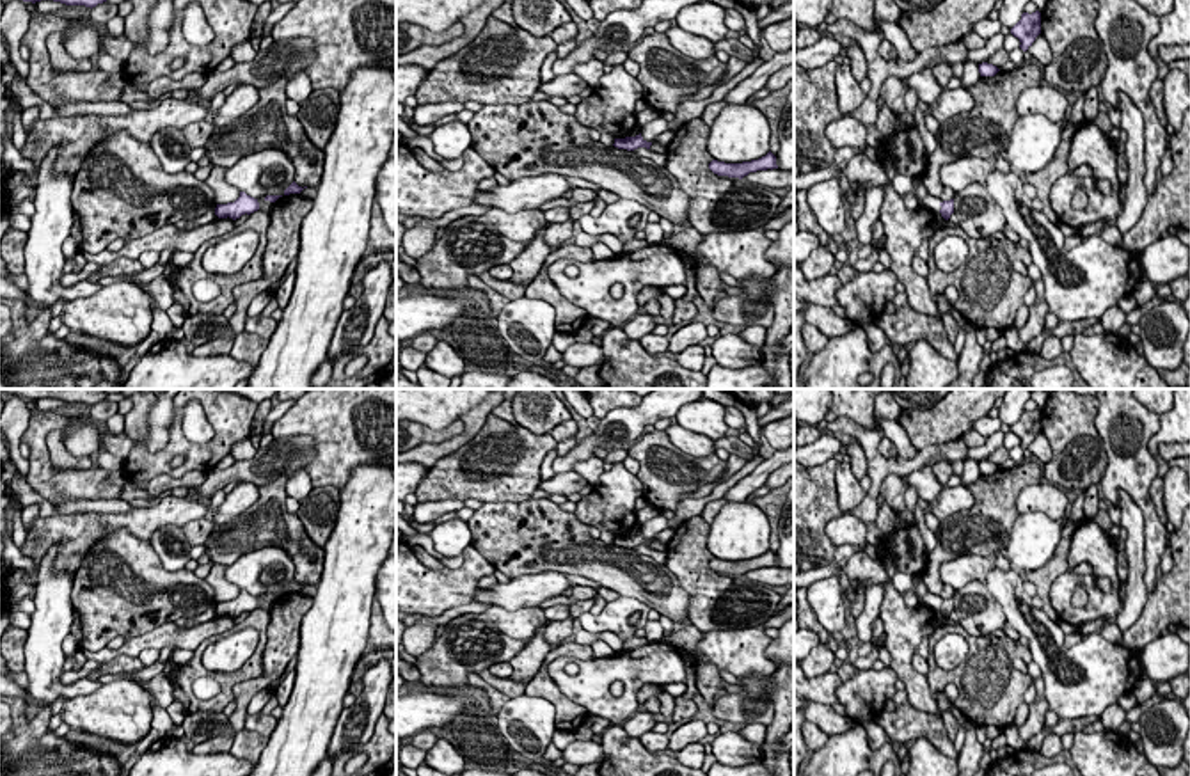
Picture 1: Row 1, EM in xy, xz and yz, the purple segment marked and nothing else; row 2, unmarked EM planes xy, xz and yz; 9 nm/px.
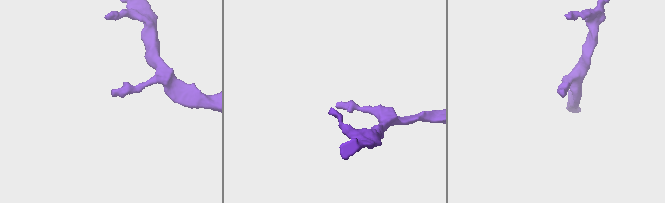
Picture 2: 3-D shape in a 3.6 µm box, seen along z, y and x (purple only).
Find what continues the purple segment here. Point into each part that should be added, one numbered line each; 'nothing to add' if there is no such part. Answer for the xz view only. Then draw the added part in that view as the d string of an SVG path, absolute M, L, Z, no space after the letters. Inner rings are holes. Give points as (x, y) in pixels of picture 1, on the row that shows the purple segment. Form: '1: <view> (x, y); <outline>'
nothing to add

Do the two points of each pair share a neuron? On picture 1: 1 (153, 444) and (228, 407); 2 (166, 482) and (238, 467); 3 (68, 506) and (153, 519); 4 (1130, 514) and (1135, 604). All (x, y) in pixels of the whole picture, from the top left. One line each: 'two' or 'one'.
1: two
2: two
3: two
4: one

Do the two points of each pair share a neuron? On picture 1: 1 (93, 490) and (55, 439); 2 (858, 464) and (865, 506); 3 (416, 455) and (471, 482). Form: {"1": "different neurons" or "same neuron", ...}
{"1": "different neurons", "2": "different neurons", "3": "different neurons"}

